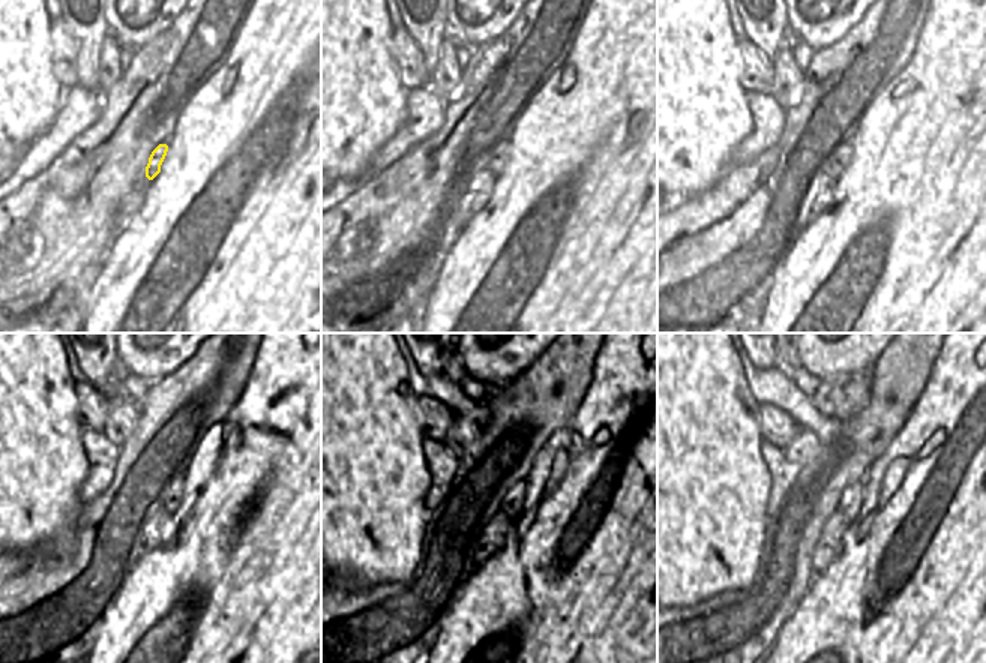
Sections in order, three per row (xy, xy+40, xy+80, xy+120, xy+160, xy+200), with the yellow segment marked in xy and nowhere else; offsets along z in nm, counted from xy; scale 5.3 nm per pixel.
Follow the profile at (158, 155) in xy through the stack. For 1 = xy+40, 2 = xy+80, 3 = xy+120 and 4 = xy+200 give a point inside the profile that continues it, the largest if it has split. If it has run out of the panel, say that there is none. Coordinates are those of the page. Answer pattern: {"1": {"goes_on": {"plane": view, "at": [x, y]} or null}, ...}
{"1": {"goes_on": {"plane": "xy+40", "at": [499, 158]}}, "2": {"goes_on": {"plane": "xy+80", "at": [842, 156]}}, "3": {"goes_on": {"plane": "xy+120", "at": [173, 497]}}, "4": {"goes_on": {"plane": "xy+200", "at": [850, 503]}}}

